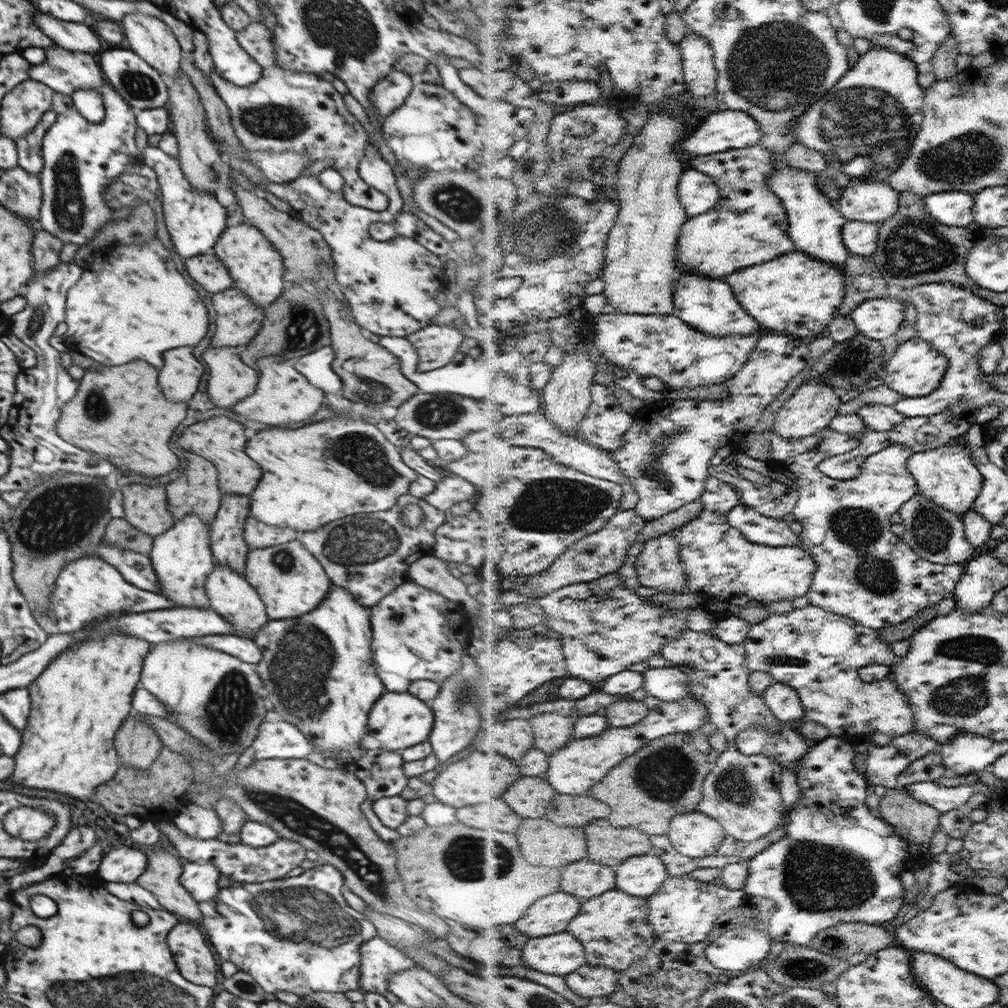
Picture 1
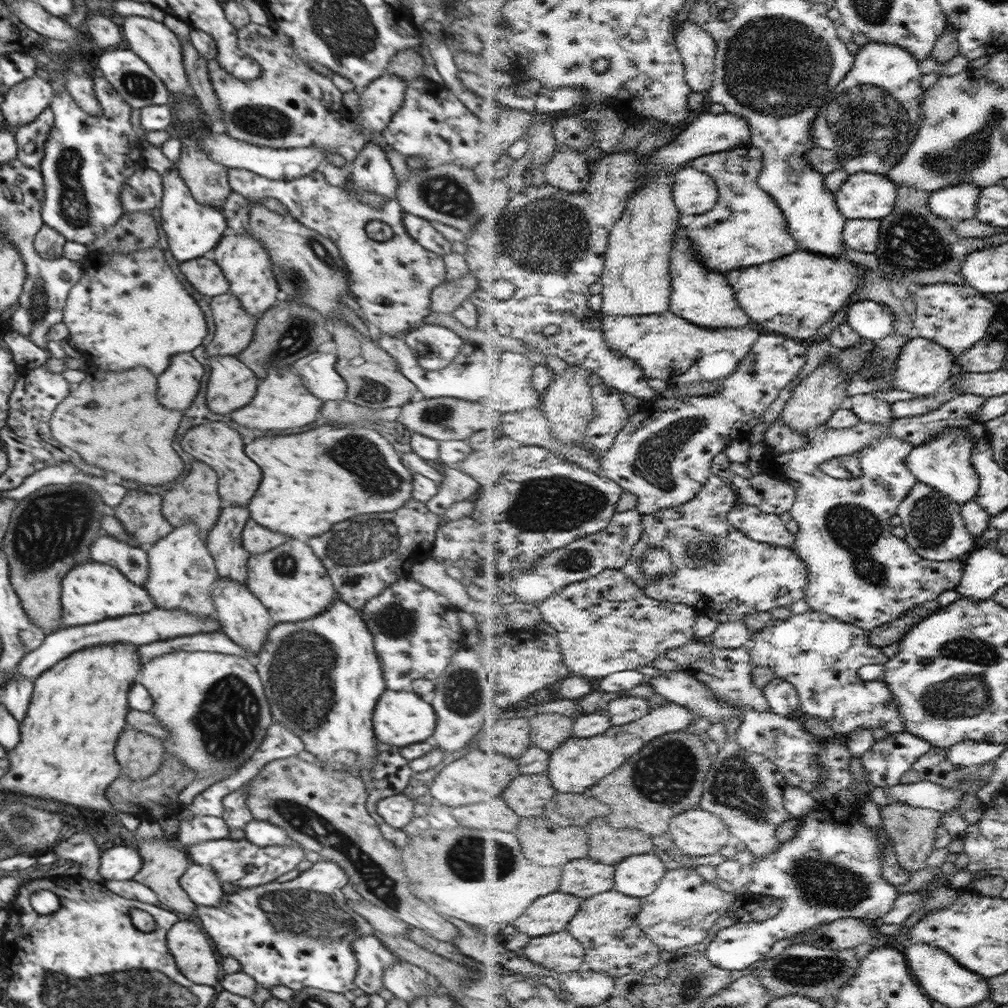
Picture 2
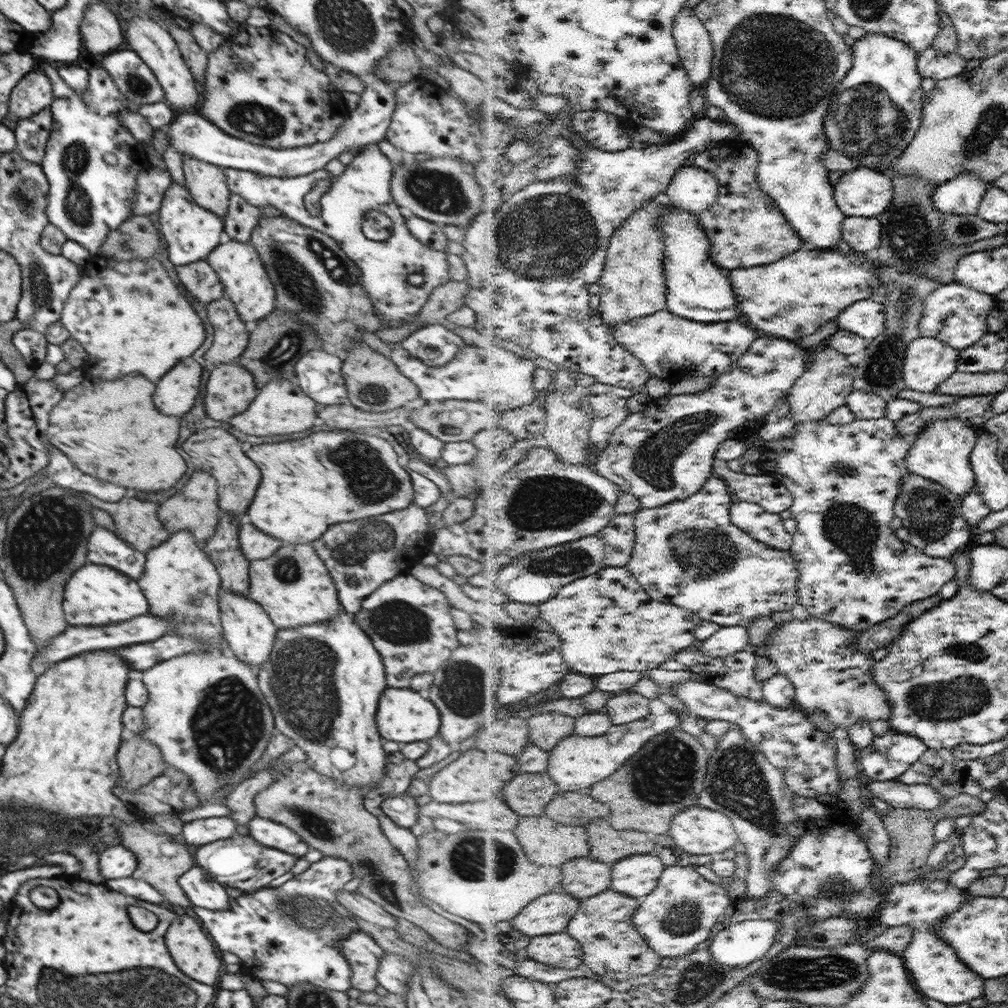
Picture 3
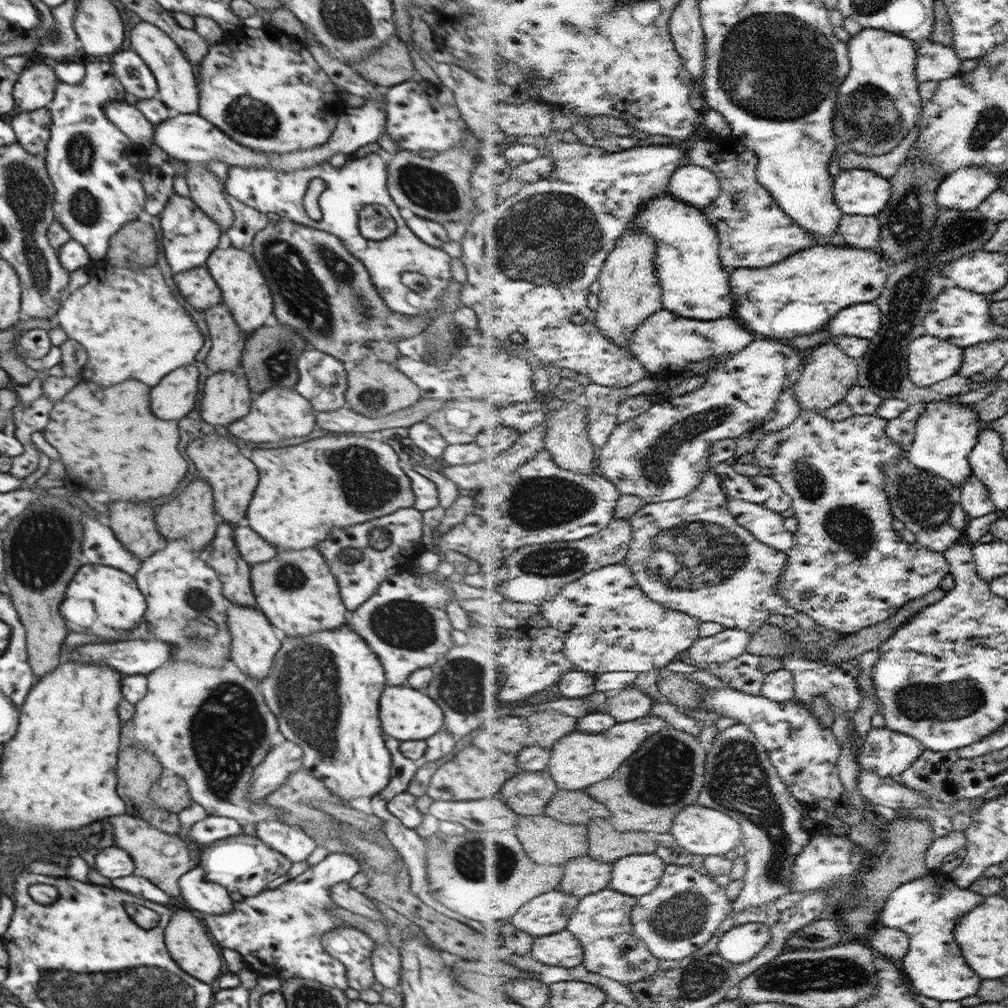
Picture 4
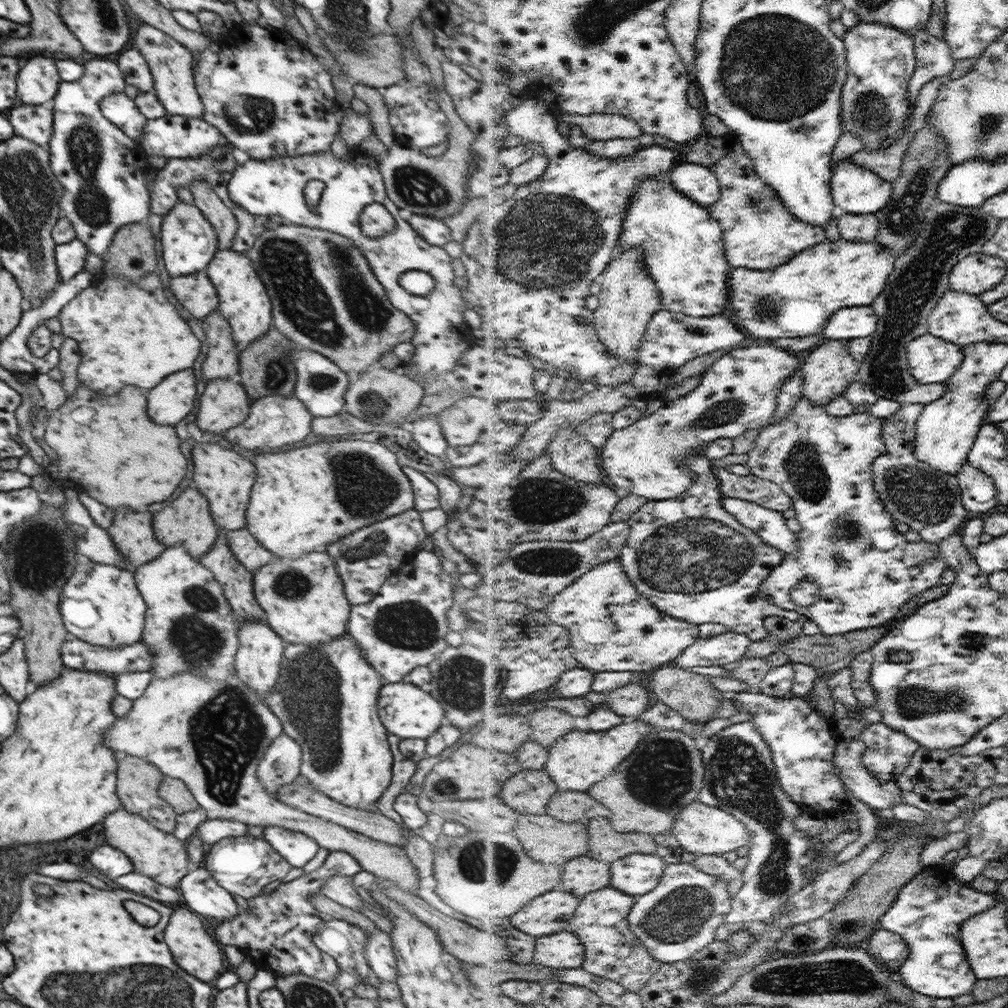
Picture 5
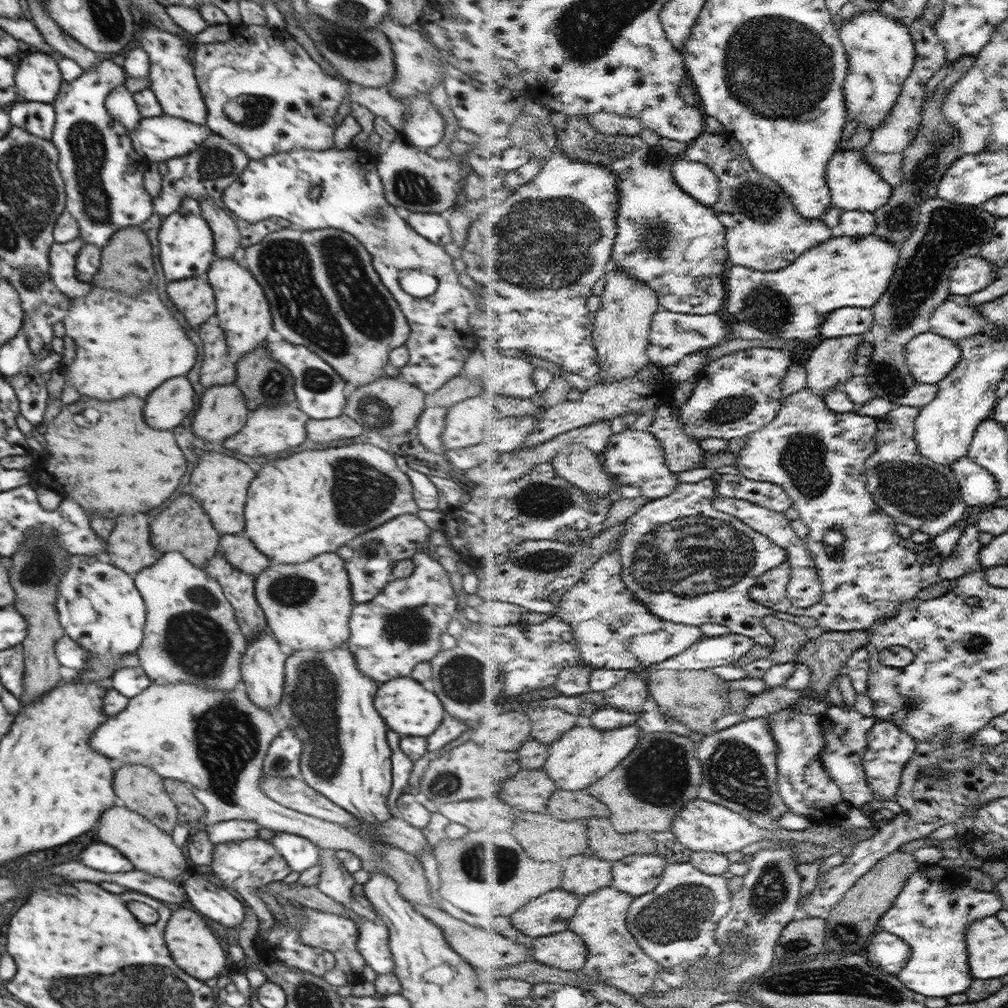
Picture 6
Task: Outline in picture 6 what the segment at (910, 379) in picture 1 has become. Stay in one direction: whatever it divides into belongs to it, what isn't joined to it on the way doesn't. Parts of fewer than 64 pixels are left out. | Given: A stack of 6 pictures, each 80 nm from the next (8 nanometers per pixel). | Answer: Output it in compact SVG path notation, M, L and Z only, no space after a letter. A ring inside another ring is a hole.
M926 332L908 344L908 364L915 380L937 384L957 366L961 349L953 340L938 333Z

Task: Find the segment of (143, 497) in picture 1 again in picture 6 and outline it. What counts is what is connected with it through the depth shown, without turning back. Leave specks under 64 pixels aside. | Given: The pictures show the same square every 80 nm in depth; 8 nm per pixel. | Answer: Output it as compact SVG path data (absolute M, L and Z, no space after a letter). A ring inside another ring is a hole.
M145 514L119 516L115 526L113 526L113 530L109 530L109 534L105 538L107 562L131 576L138 570L151 566L162 554L152 547L149 537L147 516Z

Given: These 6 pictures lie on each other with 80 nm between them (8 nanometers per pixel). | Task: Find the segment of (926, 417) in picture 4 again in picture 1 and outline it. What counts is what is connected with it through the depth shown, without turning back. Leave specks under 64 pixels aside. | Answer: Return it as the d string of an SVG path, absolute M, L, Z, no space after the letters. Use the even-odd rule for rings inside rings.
M955 438L943 447L927 452L914 453L909 462L909 469L918 480L918 487L933 503L959 516L969 511L982 488L982 475L975 466L967 446L961 438Z

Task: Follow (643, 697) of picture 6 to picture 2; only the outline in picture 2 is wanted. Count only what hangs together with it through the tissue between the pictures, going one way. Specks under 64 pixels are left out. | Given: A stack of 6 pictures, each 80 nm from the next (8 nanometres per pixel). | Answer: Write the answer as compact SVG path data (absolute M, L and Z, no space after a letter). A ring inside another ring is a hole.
M624 694L608 703L606 713L613 725L626 725L649 715L650 706L645 697Z

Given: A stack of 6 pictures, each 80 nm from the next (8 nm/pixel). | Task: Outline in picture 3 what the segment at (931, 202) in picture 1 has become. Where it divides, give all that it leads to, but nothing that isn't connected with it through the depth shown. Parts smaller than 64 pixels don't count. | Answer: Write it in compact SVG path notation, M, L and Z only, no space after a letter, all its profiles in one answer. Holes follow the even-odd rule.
M961 172L955 179L941 183L934 190L934 207L943 215L976 214L978 204L991 183L979 179L979 175Z

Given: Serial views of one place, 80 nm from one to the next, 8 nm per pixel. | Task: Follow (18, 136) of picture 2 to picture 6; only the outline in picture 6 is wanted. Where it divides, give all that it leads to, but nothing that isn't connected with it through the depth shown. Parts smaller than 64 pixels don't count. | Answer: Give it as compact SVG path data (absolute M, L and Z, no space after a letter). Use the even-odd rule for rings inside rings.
M17 99L6 107L8 121L33 136L50 140L54 125L52 104Z

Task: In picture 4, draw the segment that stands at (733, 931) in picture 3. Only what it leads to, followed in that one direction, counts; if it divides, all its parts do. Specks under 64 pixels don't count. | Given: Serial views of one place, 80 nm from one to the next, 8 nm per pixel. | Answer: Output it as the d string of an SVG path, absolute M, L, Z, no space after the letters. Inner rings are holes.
M741 924L733 926L719 941L721 956L733 964L745 964L754 959L771 941L769 926L765 924Z

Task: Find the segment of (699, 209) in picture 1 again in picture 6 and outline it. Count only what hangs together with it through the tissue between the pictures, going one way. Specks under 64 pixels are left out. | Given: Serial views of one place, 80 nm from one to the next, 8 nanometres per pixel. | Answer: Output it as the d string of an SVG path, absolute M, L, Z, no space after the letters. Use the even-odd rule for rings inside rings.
M677 158L673 162L672 171L675 181L685 189L695 200L713 207L722 195L719 178L714 169L703 162L695 162L686 158Z

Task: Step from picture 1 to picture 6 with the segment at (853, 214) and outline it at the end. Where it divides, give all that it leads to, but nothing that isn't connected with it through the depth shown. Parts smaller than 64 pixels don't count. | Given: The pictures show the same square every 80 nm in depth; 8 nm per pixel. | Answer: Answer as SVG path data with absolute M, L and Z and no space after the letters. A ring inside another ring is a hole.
M841 146L828 164L827 181L833 206L844 211L860 210L874 213L879 207L887 205L894 194L894 187L881 177L878 169L869 160L866 160L865 150L846 150Z

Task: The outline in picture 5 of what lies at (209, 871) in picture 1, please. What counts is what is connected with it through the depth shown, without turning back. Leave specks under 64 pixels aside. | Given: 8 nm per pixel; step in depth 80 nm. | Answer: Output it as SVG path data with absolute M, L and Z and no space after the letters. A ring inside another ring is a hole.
M202 865L193 872L187 872L178 881L177 890L185 906L197 915L223 922L239 913L232 896L211 879Z

